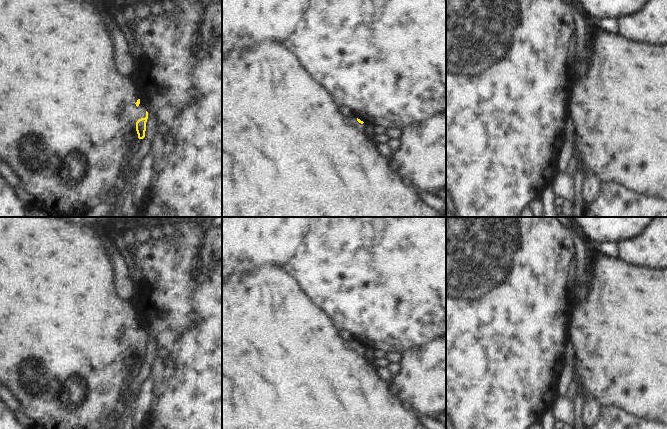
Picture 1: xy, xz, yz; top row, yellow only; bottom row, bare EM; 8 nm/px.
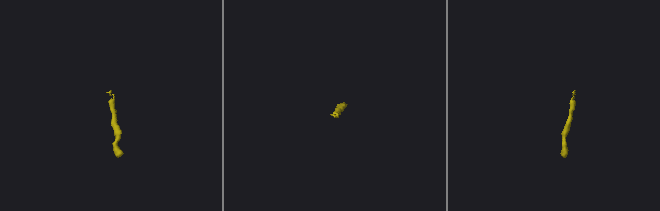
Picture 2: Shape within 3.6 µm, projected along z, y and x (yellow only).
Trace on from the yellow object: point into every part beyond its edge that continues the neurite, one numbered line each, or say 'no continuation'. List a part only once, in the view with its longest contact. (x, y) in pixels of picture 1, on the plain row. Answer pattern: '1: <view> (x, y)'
1: xy (66, 339)

